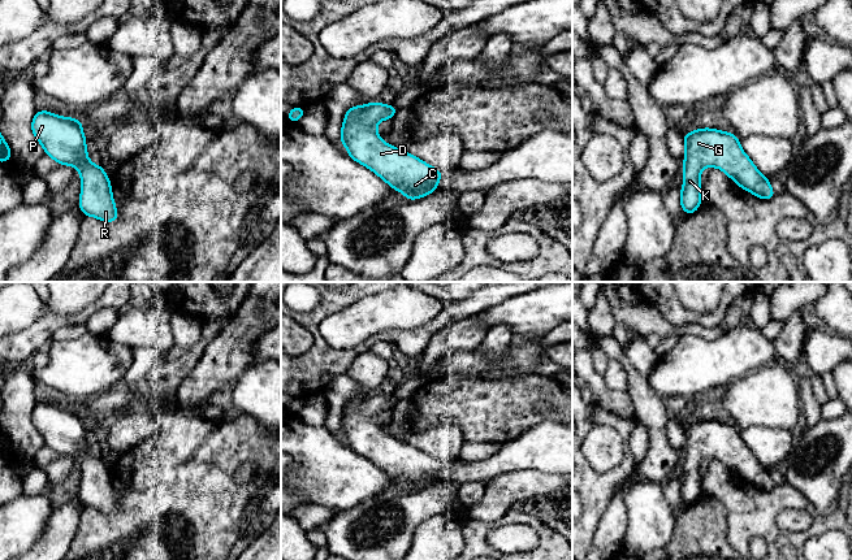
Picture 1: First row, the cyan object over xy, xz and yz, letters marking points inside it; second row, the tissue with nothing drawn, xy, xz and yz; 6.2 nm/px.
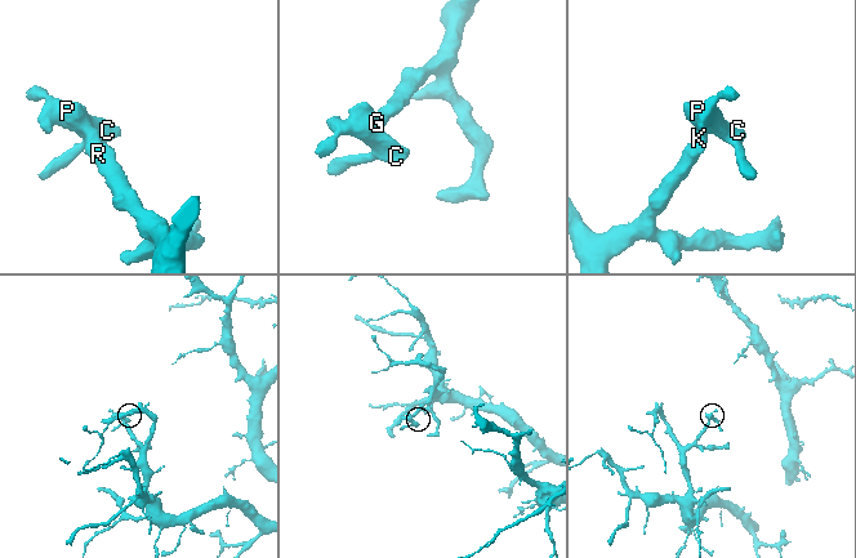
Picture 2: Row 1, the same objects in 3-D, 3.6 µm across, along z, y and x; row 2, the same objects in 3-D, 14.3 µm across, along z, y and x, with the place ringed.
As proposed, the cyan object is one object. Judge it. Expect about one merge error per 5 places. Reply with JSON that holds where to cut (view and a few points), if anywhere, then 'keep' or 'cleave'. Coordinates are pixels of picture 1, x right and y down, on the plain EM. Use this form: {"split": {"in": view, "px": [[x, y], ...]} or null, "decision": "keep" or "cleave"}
{"split": null, "decision": "keep"}

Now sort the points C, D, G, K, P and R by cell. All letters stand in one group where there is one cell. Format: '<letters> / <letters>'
C D G K P R

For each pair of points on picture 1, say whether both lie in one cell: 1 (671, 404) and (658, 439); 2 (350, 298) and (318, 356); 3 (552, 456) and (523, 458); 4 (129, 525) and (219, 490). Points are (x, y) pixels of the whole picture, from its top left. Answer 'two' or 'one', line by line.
1: two
2: one
3: one
4: one

